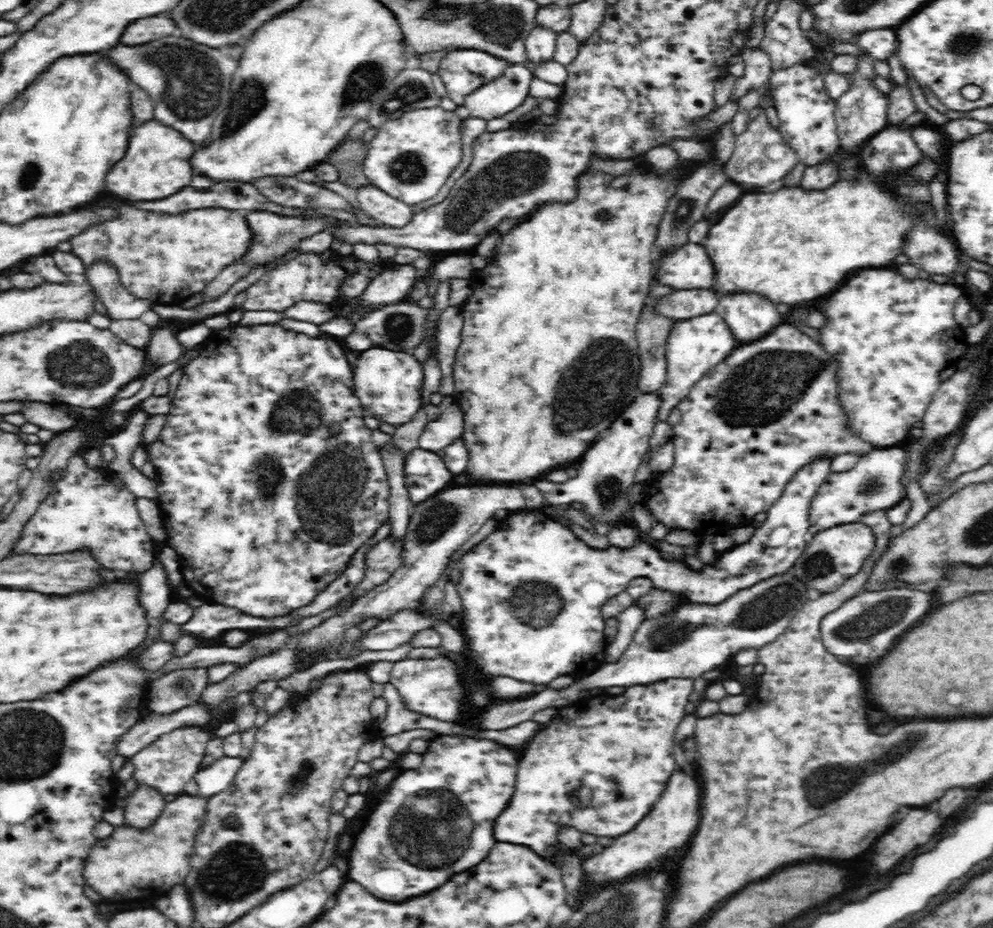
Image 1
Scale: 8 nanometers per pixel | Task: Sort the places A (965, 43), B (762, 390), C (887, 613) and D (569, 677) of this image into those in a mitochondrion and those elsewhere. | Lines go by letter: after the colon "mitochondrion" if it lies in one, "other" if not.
A: mitochondrion
B: mitochondrion
C: mitochondrion
D: other

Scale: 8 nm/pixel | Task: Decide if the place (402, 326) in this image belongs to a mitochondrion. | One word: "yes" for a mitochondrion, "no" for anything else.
yes

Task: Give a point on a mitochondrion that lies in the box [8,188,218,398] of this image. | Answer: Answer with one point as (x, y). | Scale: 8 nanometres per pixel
(82, 365)

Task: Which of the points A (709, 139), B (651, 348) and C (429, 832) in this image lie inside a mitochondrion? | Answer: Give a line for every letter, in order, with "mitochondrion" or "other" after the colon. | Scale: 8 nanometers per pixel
A: other
B: mitochondrion
C: mitochondrion

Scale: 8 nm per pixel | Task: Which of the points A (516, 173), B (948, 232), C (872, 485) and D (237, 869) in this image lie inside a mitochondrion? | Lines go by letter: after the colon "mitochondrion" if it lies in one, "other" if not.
A: mitochondrion
B: other
C: mitochondrion
D: mitochondrion

